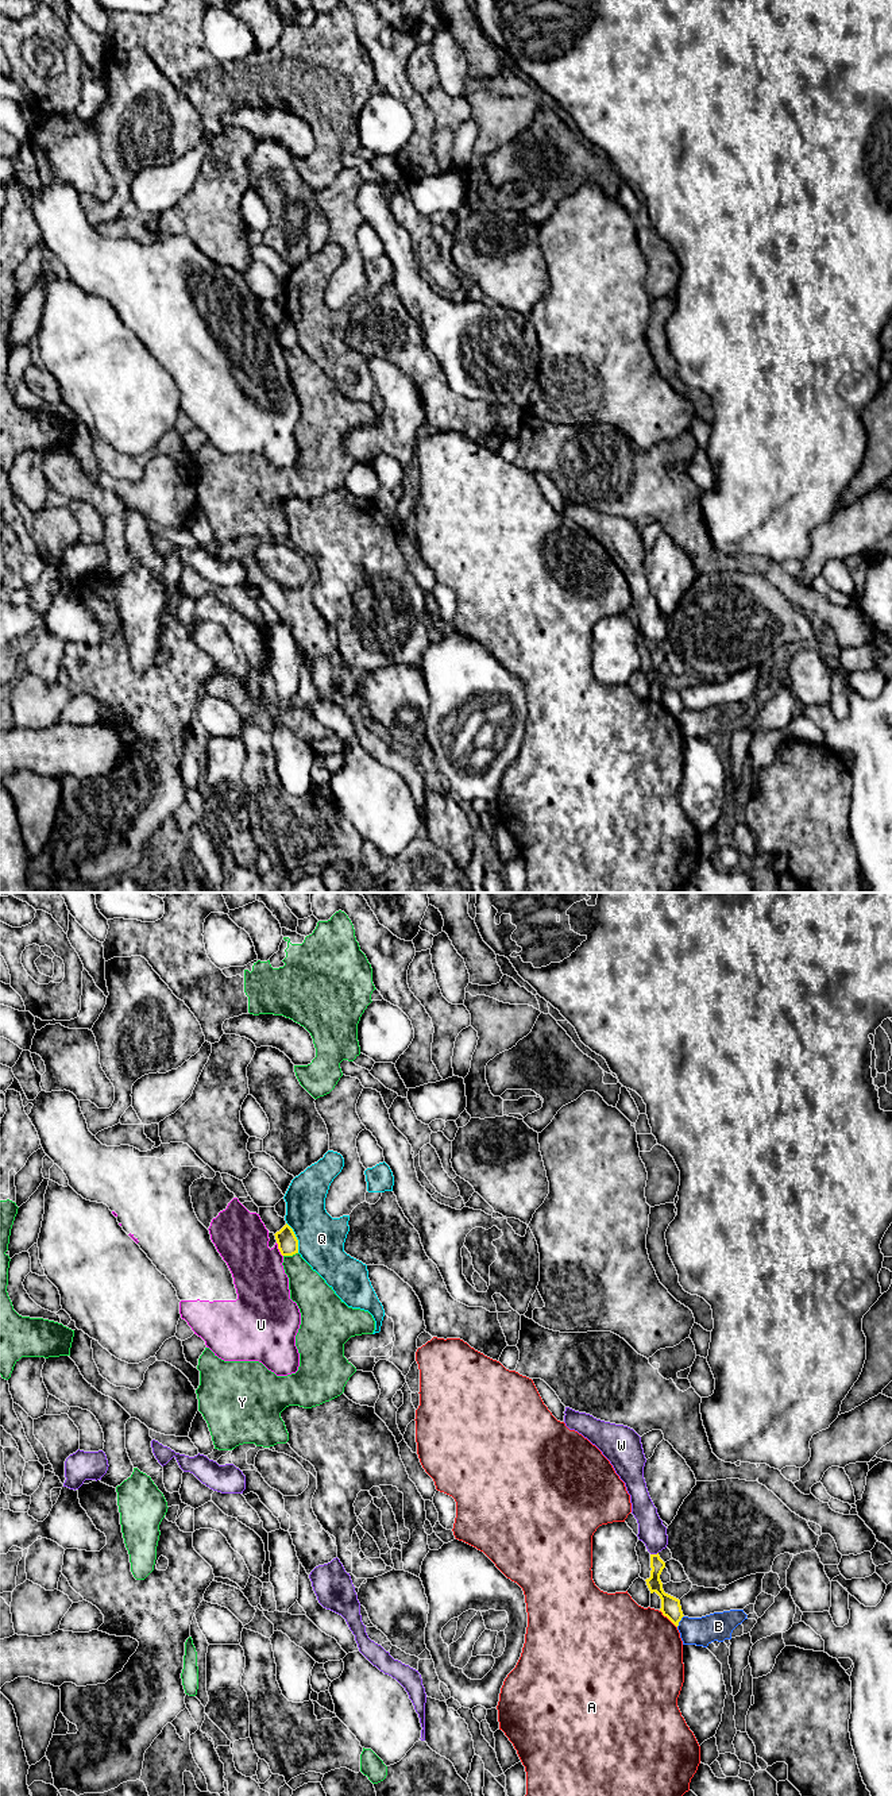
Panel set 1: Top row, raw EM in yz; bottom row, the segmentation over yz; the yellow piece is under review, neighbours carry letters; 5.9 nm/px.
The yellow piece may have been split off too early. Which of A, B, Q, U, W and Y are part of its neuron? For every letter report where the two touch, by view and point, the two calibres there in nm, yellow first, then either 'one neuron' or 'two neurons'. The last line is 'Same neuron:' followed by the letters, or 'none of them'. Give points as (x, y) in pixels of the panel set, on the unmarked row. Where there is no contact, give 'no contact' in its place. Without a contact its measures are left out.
A: contact yz (668, 710); calibres 120 and 500 nm; two neurons
B: contact yz (680, 712); calibres 120 and 170 nm; two neurons
Q: contact yz (296, 330); calibres 130 and 280 nm; two neurons
U: contact yz (278, 340); calibres 130 and 320 nm; two neurons
W: contact yz (653, 647); calibres 90 and 160 nm; two neurons
Y: contact yz (290, 347); calibres 130 and 220 nm; two neurons
Same neuron: none of them

